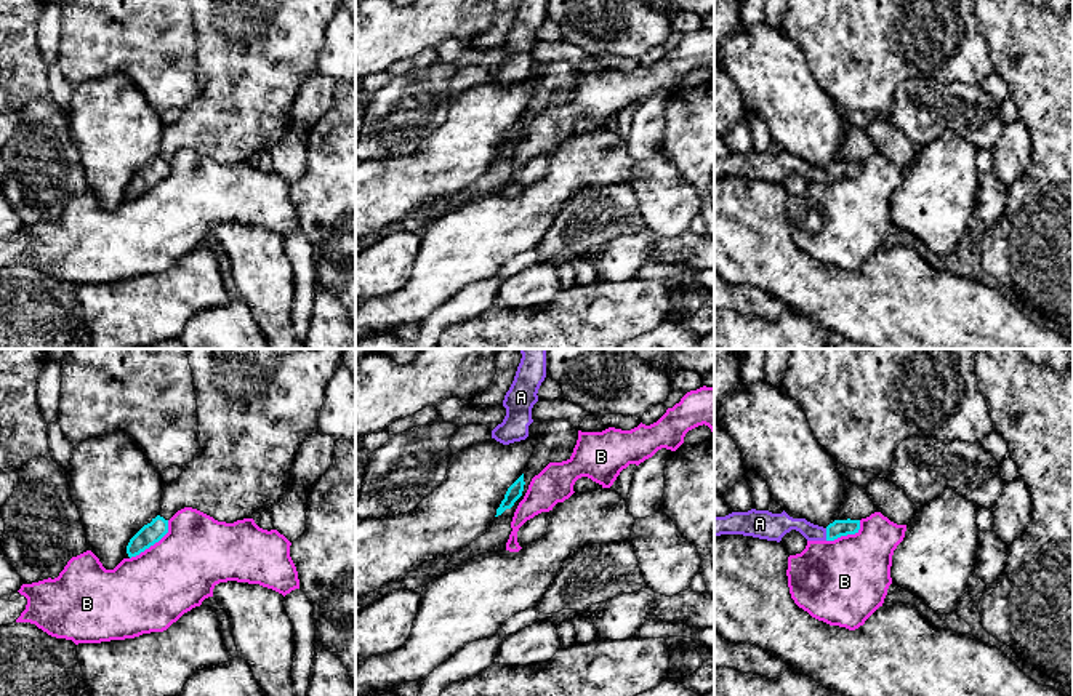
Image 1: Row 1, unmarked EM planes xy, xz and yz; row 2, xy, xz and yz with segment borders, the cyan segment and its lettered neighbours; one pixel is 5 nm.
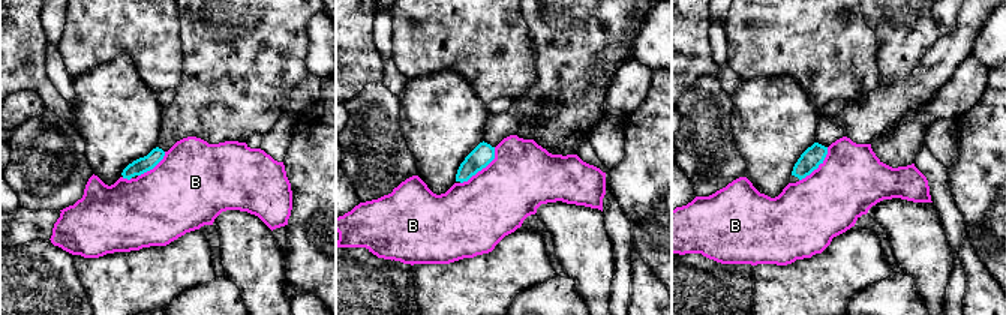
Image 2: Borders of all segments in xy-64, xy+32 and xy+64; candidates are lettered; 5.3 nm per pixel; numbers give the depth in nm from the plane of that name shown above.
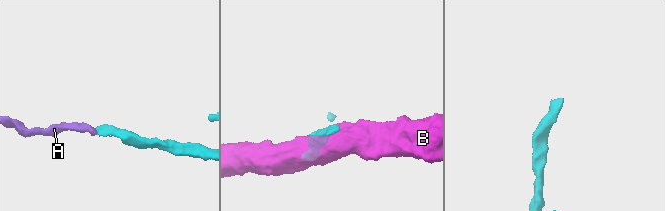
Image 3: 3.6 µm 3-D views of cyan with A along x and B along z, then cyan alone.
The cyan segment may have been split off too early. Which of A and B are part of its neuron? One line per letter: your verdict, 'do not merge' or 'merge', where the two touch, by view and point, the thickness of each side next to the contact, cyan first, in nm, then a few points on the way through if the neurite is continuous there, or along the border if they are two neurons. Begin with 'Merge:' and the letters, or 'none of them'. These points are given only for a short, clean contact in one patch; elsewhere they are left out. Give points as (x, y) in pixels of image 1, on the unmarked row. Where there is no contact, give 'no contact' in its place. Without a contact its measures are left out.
Merge: A
A: merge; contact yz (827, 176); calibres 90 and 110 nm; way yz (838, 170), (827, 176), (779, 167)
B: do not merge; contact xy (154, 184); calibres 110 and 380 nm

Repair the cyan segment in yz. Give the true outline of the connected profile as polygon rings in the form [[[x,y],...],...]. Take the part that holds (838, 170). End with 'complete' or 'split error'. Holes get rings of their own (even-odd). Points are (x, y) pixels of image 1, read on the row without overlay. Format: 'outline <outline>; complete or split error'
outline [[[756,150],[714,158],[714,178],[743,176],[780,184],[791,171],[799,173],[807,182],[834,182],[841,178],[858,174],[860,162],[834,162],[823,170],[806,160],[793,160],[785,152],[772,155]]]; split error

